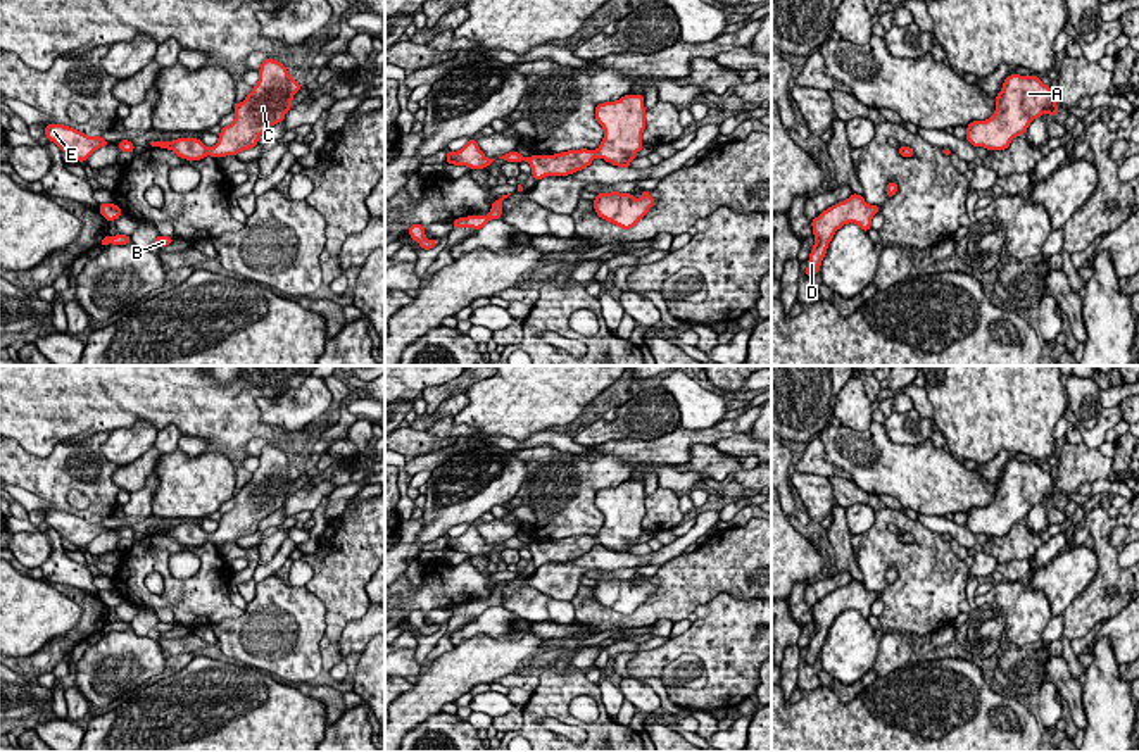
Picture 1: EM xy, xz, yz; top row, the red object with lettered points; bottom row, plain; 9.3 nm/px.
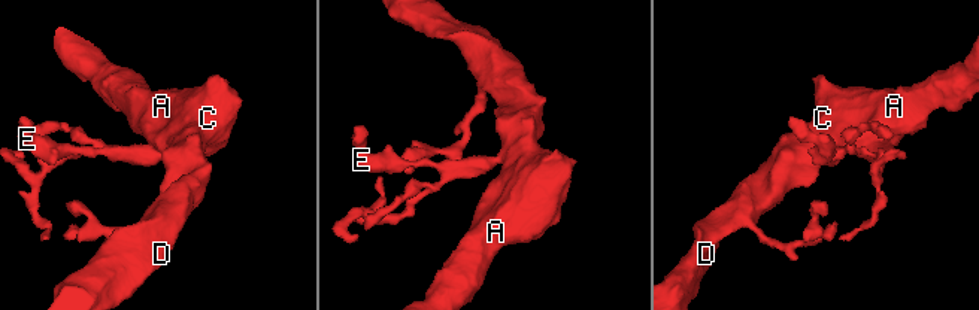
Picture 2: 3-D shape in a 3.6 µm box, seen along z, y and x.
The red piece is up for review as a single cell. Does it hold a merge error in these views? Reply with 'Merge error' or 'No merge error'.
No merge error

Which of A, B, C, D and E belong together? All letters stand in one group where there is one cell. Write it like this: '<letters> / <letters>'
A B C D E

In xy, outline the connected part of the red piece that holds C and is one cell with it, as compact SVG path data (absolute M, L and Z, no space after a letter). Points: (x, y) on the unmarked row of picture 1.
M269 443L262 447L259 462L245 486L235 492L235 507L221 516L214 533L205 533L198 524L159 526L148 533L164 533L186 547L236 542L257 533L259 523L285 505L293 481L302 474L288 461L286 452Z

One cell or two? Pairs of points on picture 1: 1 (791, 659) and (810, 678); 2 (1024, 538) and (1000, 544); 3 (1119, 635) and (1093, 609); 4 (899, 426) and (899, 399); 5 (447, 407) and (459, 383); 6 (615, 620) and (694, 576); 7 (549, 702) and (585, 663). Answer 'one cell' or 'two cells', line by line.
1: two cells
2: one cell
3: two cells
4: two cells
5: two cells
6: one cell
7: two cells

